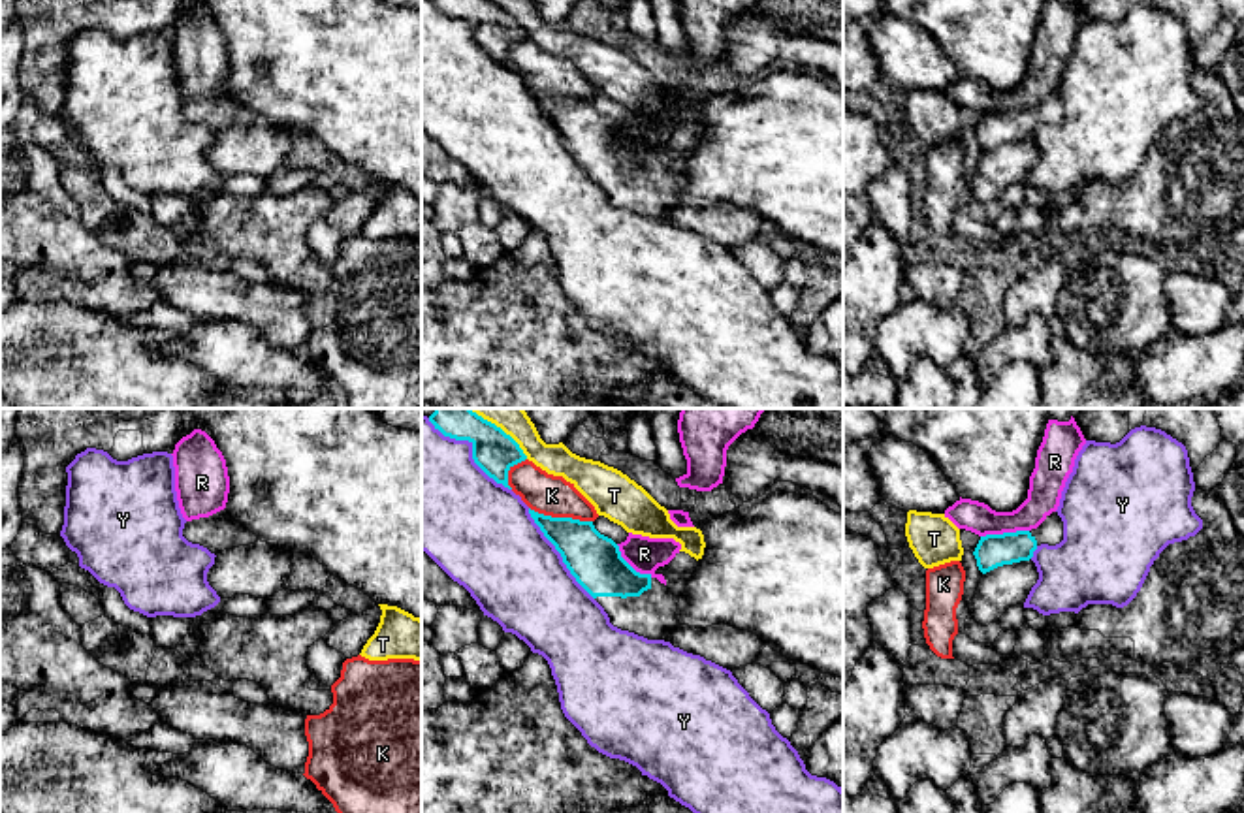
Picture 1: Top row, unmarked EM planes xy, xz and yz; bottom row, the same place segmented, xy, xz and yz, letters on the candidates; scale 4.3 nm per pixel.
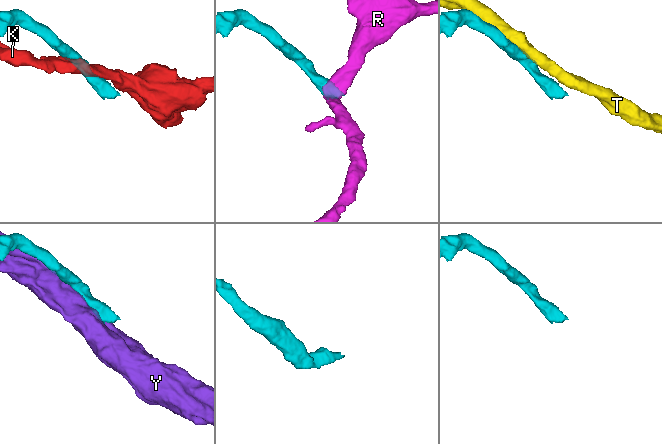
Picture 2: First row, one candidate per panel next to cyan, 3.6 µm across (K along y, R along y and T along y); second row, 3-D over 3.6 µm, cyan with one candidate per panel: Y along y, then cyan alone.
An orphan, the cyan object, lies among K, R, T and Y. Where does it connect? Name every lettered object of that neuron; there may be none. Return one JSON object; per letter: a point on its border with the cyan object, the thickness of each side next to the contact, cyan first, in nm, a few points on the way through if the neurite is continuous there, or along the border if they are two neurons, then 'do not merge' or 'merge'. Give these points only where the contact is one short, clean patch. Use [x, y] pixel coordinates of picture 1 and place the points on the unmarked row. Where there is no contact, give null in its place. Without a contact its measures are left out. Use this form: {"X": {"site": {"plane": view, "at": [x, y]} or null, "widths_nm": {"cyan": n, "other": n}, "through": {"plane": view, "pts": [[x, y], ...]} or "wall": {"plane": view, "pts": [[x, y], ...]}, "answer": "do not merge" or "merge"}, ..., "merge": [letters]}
{"K": {"site": {"plane": "xz", "at": [561, 96]}, "widths_nm": {"cyan": 220, "other": 180}, "answer": "do not merge"}, "R": {"site": {"plane": "yz", "at": [1004, 111]}, "widths_nm": {"cyan": 140, "other": 140}, "wall": {"plane": "yz", "pts": [[1028, 108], [981, 115]]}, "answer": "do not merge"}, "T": {"site": {"plane": "xz", "at": [510, 15]}, "widths_nm": {"cyan": 180, "other": 140}, "answer": "do not merge"}, "Y": {"site": {"plane": "xz", "at": [473, 29]}, "widths_nm": {"cyan": 180, "other": 460}, "answer": "do not merge"}, "merge": []}

